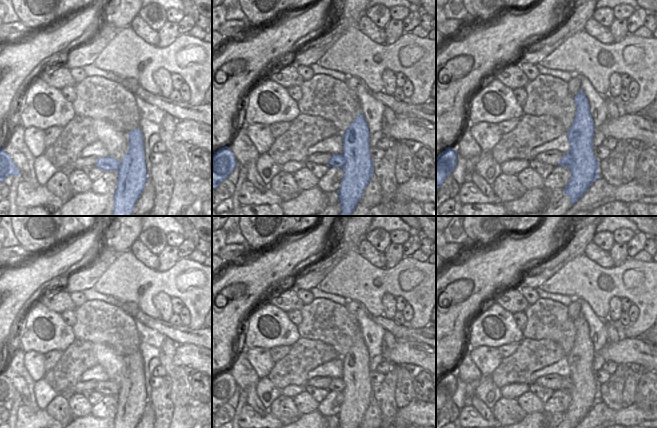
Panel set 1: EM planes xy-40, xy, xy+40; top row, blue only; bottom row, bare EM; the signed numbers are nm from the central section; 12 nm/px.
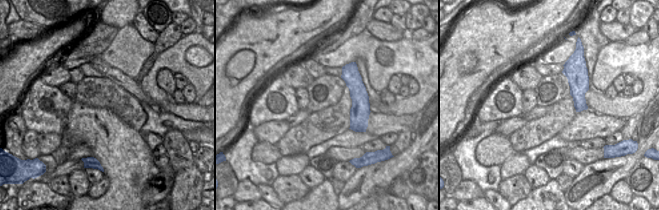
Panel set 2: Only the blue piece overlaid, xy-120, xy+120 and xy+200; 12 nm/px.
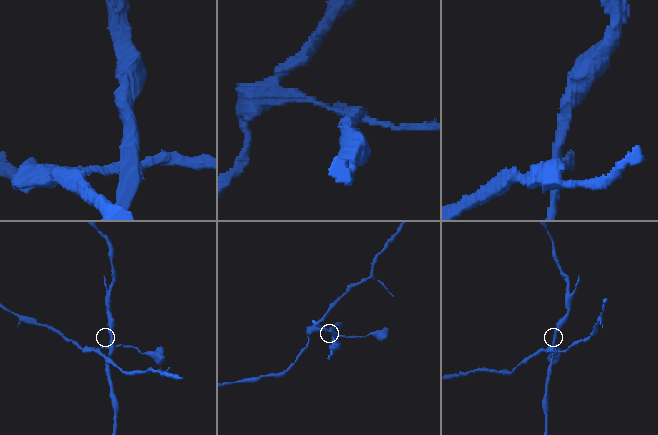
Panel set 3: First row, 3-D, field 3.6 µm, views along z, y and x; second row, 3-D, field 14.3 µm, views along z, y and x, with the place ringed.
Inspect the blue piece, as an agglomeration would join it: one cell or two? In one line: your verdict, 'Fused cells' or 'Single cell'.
Fused cells

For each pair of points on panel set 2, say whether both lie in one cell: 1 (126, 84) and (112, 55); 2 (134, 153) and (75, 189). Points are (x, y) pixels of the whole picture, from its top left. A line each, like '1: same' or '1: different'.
1: different
2: different

